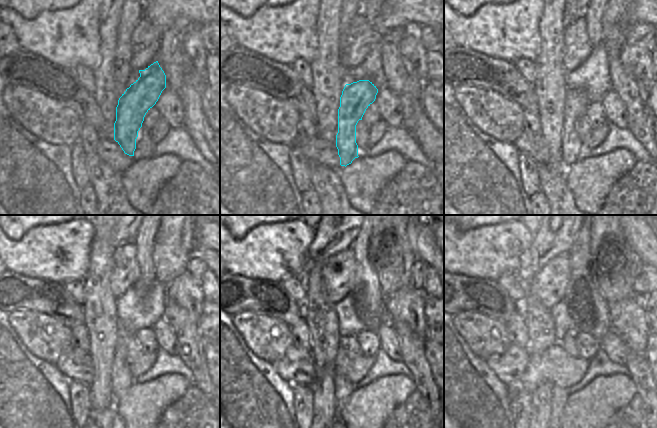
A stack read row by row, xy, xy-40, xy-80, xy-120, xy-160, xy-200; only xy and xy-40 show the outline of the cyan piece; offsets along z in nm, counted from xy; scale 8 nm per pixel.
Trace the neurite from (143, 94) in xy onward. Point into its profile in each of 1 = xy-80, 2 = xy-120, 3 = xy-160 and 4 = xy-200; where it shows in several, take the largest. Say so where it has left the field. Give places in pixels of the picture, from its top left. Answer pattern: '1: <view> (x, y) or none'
1: xy-80 (576, 103)
2: xy-120 (122, 379)
3: xy-160 (343, 387)
4: xy-200 (560, 395)

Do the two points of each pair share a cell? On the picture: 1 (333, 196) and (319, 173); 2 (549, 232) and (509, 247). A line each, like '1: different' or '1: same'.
1: same
2: different

